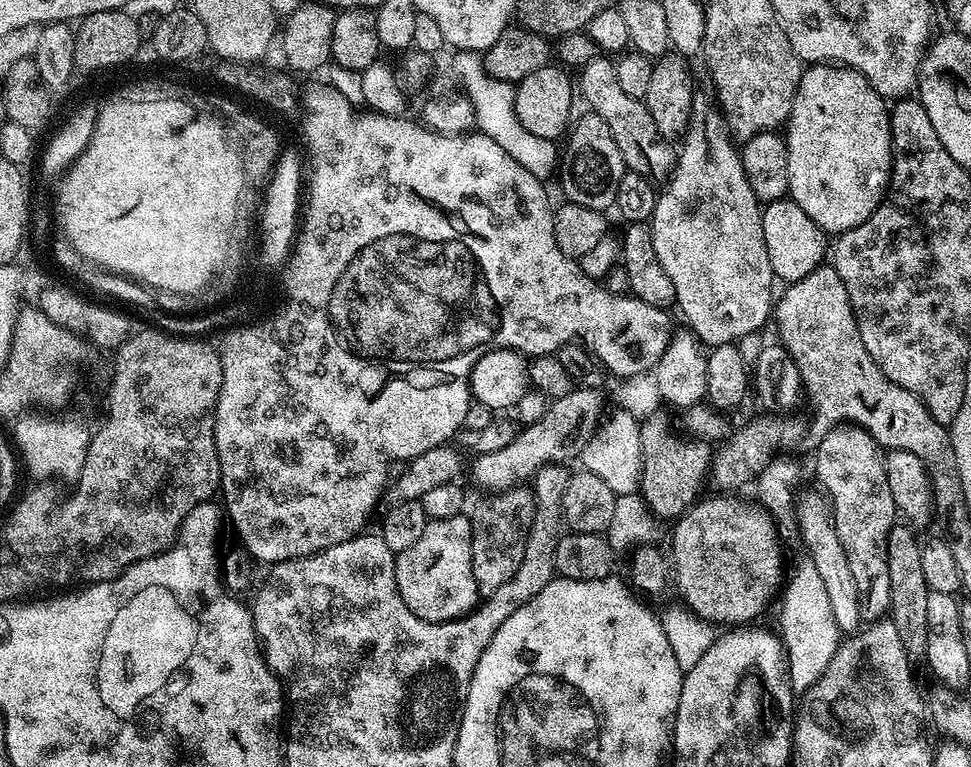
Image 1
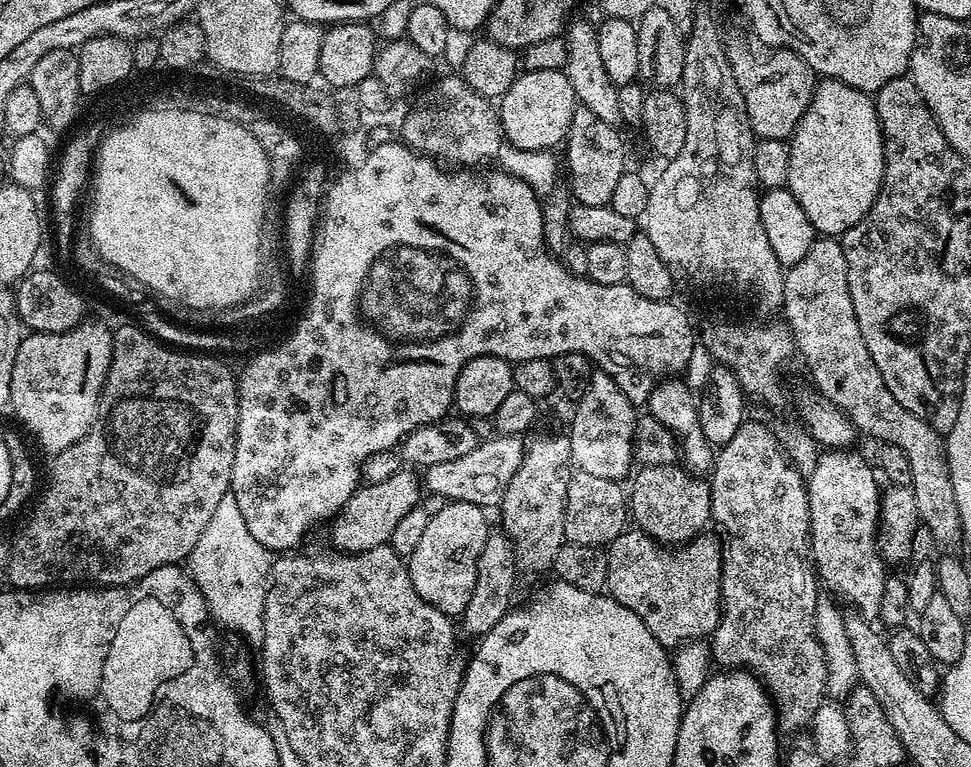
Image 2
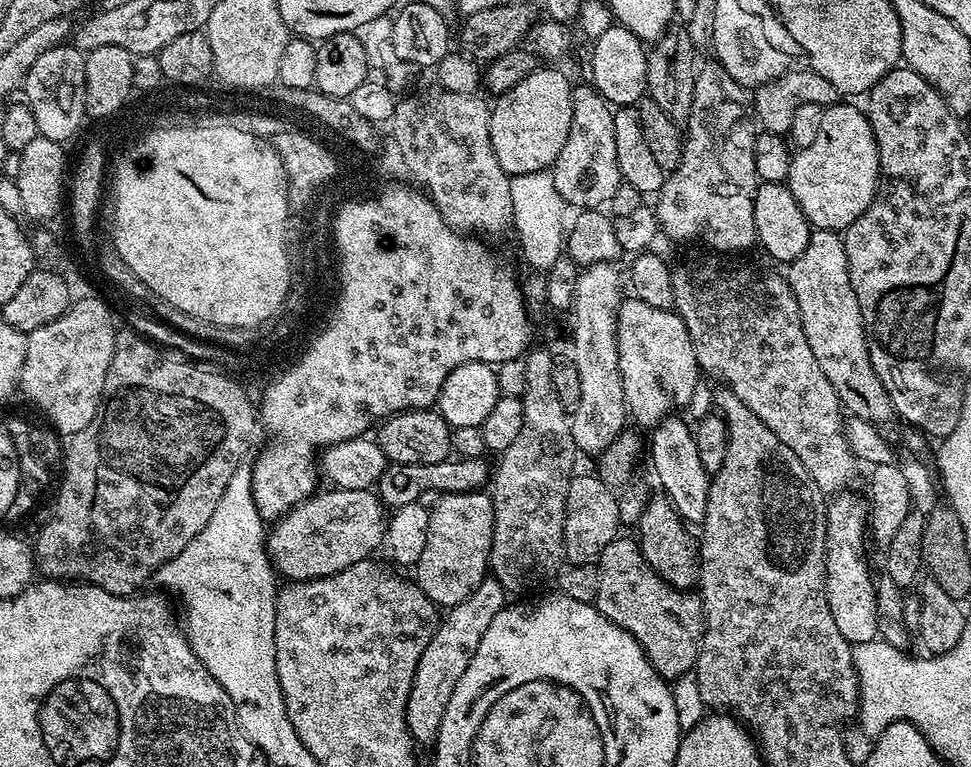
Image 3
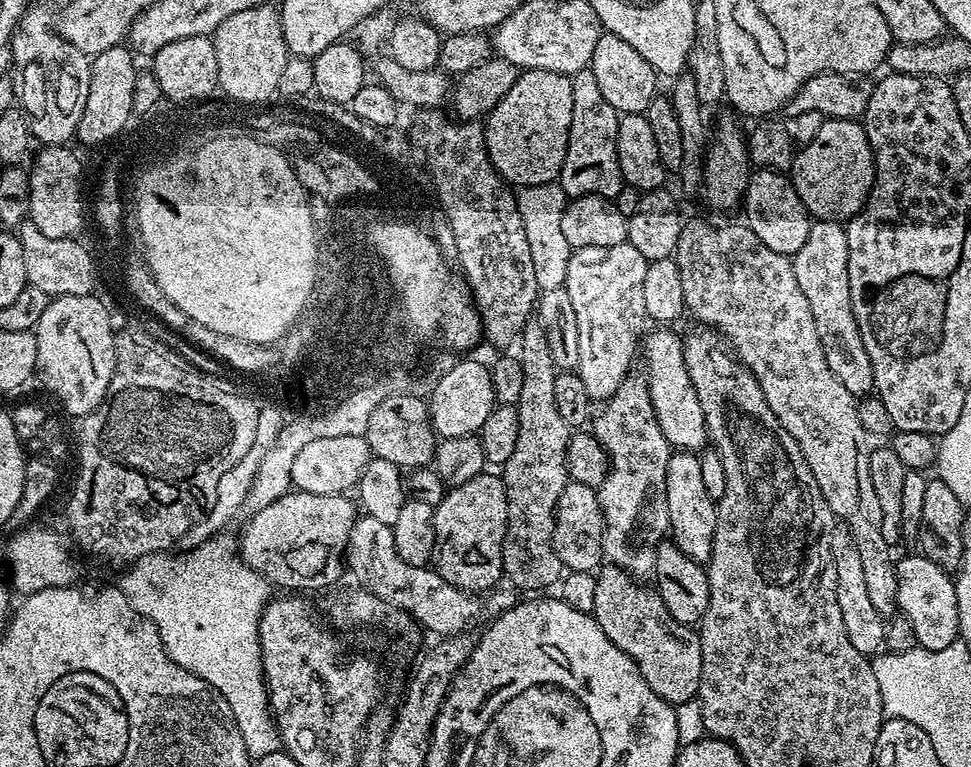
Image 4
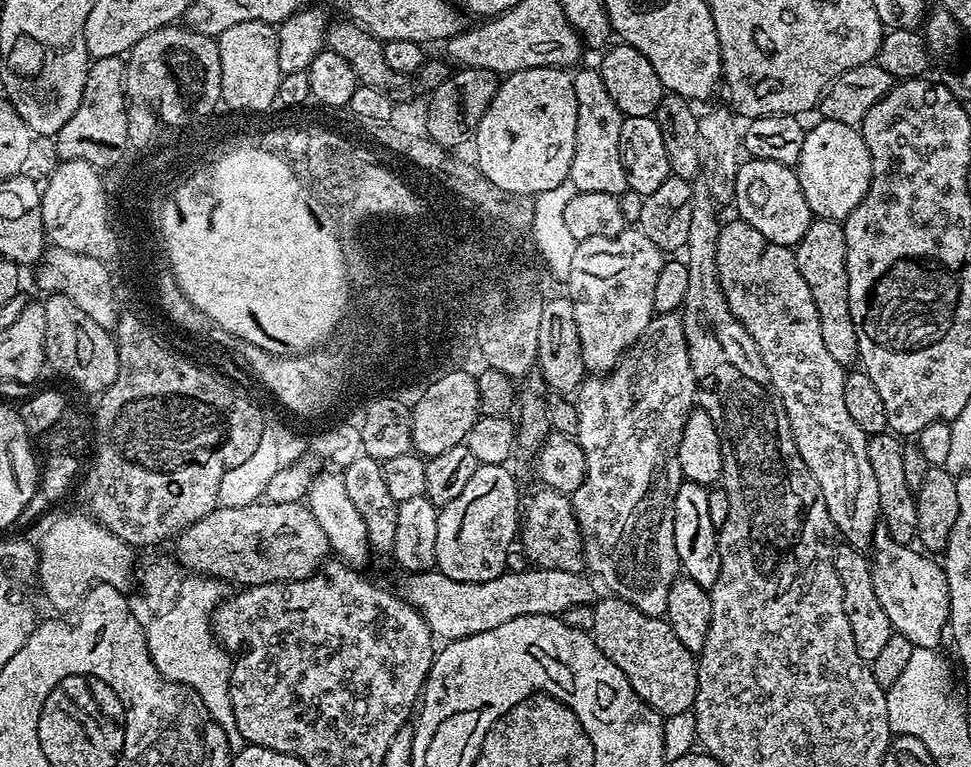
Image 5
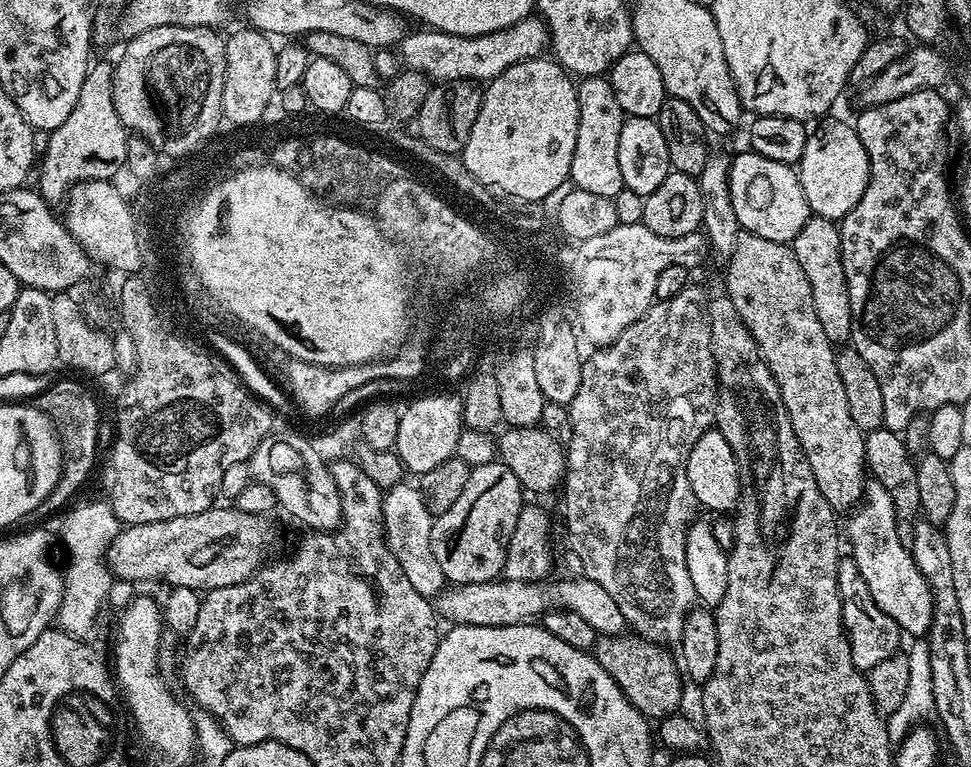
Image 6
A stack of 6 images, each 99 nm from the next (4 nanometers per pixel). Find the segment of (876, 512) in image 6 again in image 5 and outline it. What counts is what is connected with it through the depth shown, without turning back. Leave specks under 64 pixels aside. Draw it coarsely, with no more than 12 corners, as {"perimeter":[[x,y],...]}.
{"perimeter":[[872,535],[874,594],[913,648],[939,649],[950,590],[931,555]]}

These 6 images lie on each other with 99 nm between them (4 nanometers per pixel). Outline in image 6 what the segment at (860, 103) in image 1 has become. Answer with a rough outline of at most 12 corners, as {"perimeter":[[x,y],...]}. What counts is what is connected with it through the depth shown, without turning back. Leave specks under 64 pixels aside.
{"perimeter":[[825,119],[798,165],[809,213],[837,222],[862,198],[868,155]]}

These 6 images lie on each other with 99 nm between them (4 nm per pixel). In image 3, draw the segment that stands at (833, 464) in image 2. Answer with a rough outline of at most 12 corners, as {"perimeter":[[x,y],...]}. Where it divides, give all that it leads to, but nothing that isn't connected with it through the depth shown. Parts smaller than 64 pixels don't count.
{"perimeter":[[863,495],[824,509],[826,602],[850,645],[877,639]]}

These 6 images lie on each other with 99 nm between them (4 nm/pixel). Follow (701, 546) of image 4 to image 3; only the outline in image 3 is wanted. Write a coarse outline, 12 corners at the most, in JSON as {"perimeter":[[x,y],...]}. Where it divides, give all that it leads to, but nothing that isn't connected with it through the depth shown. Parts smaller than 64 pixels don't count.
{"perimeter":[[651,429],[652,468],[689,526],[703,525],[710,473],[693,429]]}

